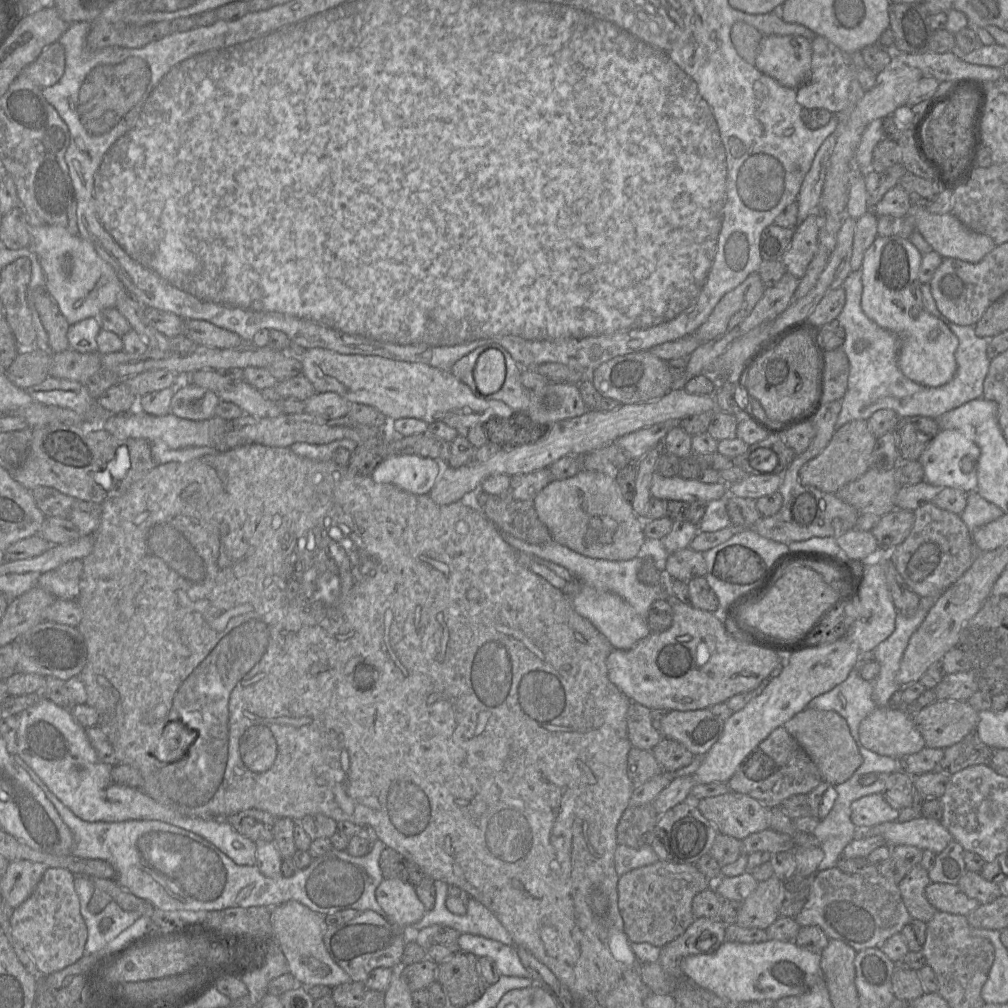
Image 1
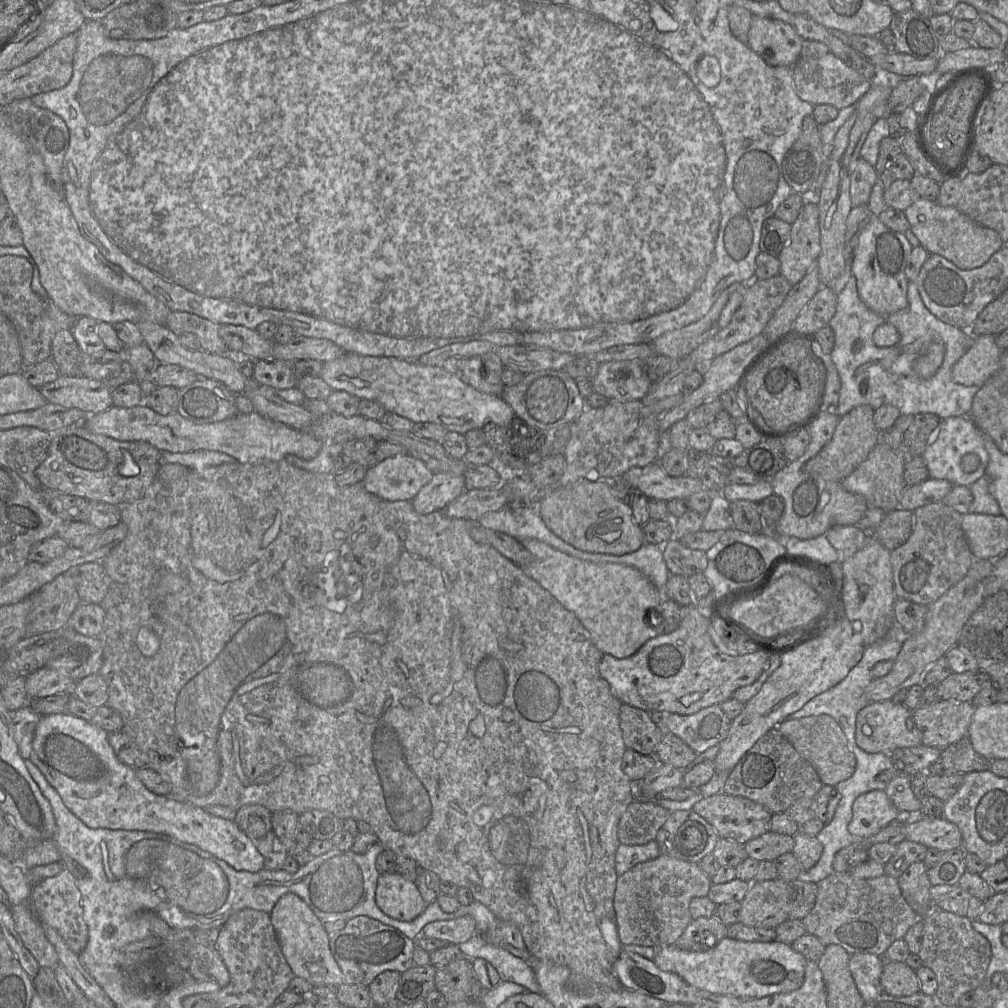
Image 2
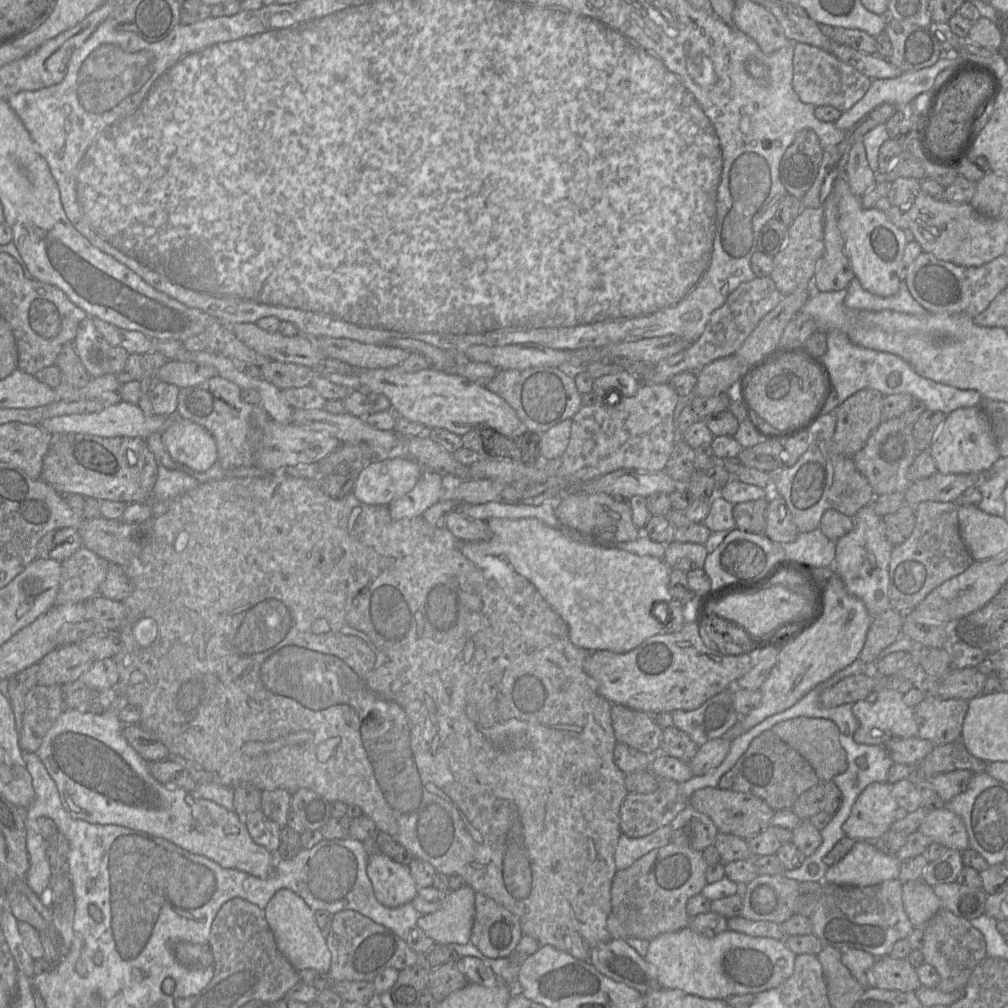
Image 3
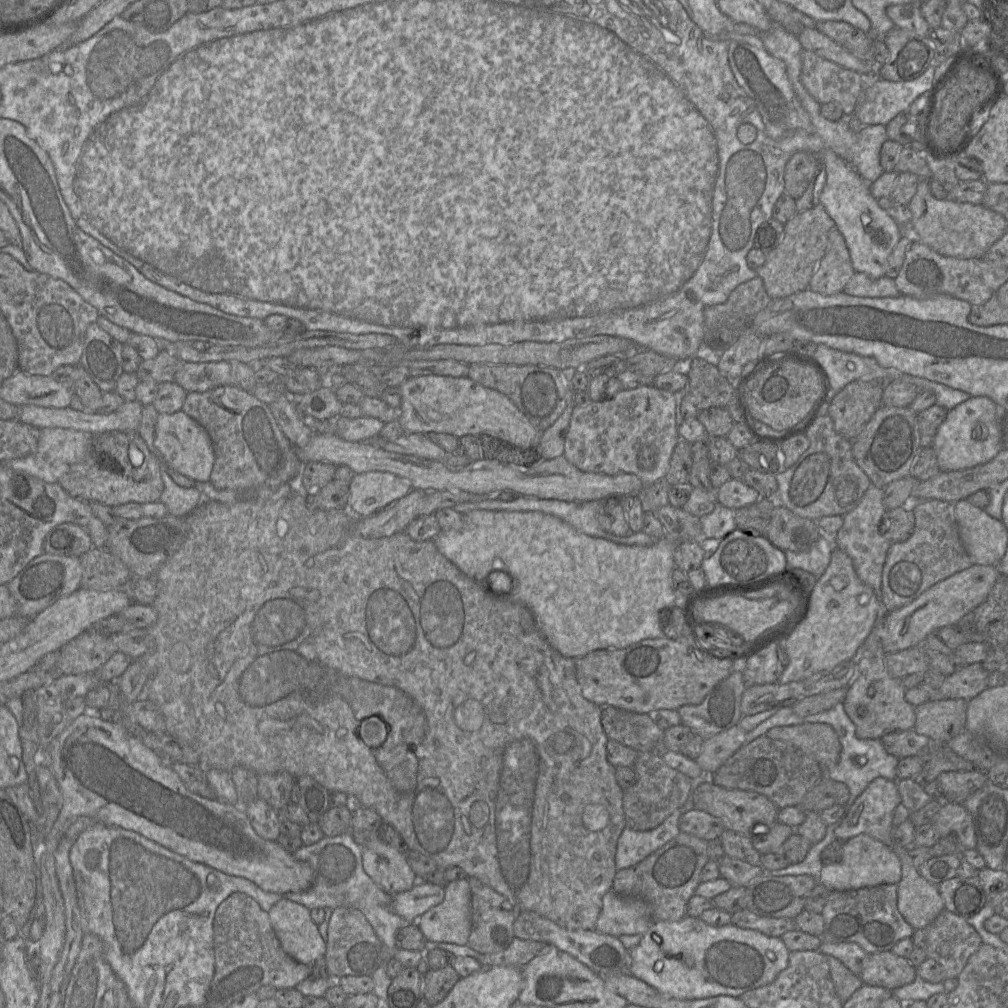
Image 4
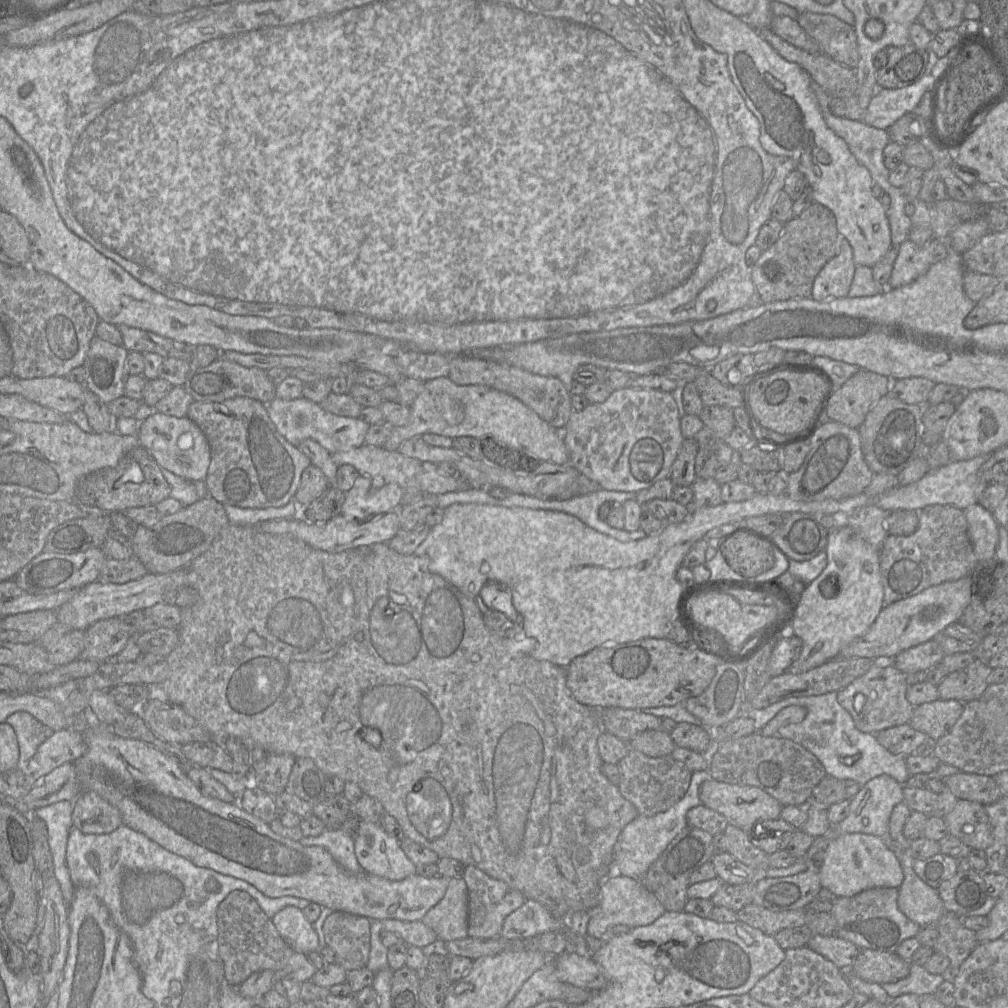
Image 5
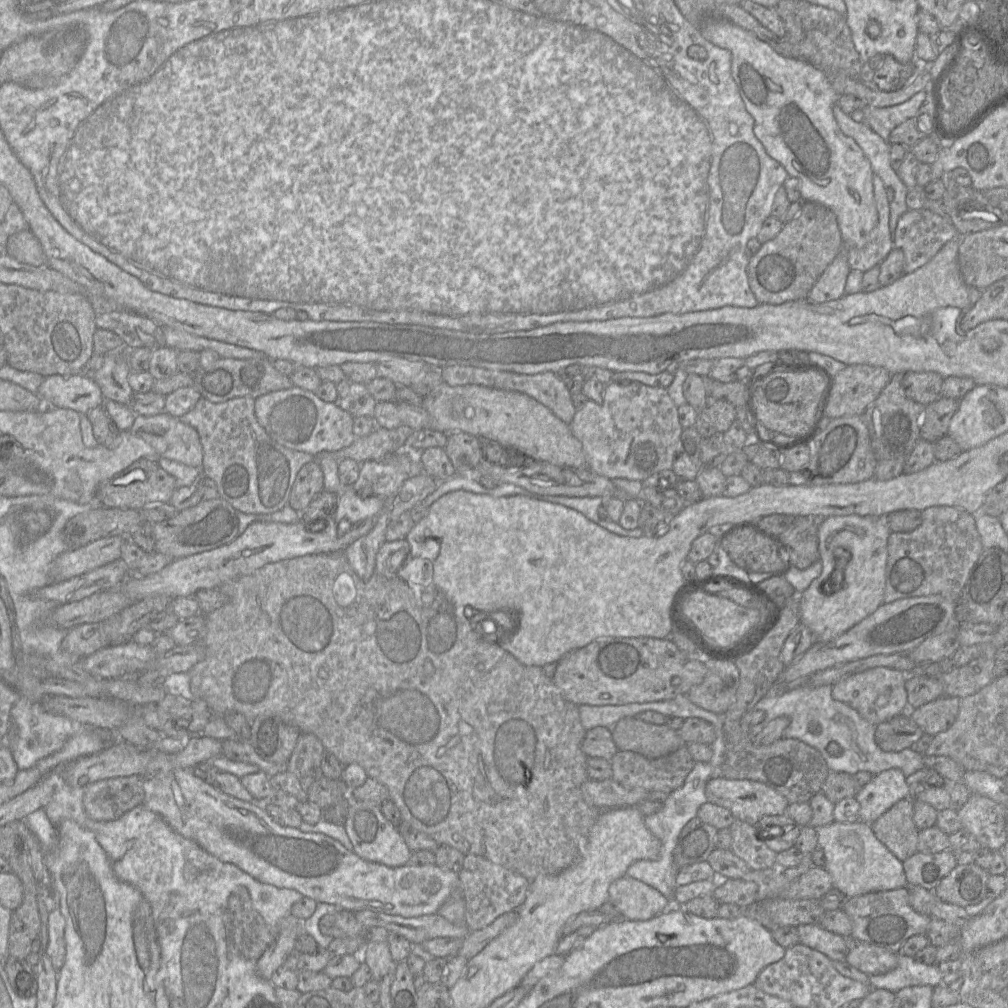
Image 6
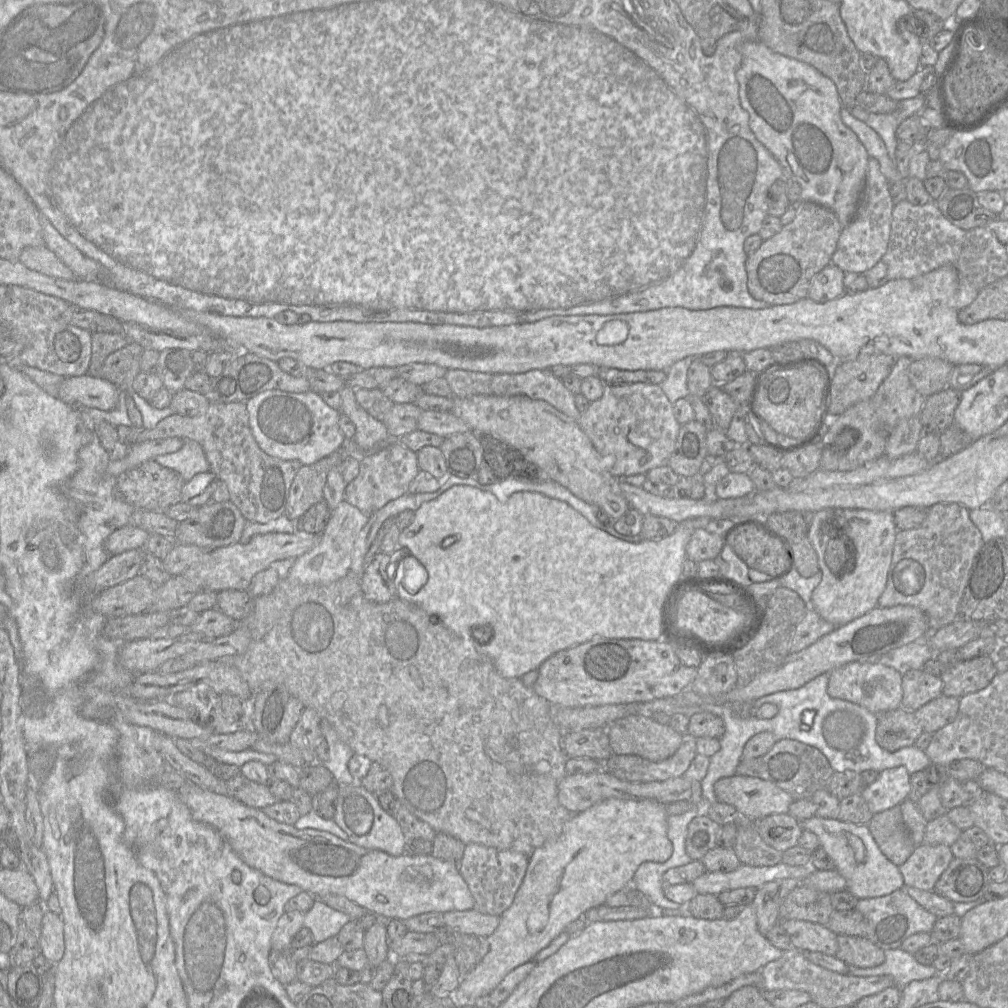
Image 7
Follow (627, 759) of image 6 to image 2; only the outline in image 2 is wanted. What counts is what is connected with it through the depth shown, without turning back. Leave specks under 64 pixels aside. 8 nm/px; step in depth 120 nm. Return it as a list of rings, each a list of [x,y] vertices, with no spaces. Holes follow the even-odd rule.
[[[634,800],[618,824],[618,838],[624,845],[644,845],[656,839],[670,812],[658,804]]]

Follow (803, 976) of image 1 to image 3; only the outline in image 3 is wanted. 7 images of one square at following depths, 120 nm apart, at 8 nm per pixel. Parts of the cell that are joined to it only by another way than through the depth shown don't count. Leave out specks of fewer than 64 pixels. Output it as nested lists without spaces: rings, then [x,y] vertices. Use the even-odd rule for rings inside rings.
[[[685,927],[652,939],[644,959],[656,969],[662,988],[677,989],[704,999],[727,1000],[735,995],[757,993],[777,987],[792,975],[796,956],[784,940],[753,937],[728,929],[708,938],[694,932],[690,927]]]

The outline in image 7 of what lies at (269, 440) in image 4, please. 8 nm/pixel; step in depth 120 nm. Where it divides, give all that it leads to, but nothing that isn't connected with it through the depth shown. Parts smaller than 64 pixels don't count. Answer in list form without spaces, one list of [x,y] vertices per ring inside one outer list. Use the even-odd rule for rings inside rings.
[[[211,402],[204,414],[195,417],[175,413],[160,421],[155,428],[141,431],[136,443],[173,437],[195,440],[202,446],[210,471],[226,484],[230,501],[245,519],[268,523],[284,514],[290,486],[303,465],[299,460],[272,457],[259,447],[249,425],[246,402]]]

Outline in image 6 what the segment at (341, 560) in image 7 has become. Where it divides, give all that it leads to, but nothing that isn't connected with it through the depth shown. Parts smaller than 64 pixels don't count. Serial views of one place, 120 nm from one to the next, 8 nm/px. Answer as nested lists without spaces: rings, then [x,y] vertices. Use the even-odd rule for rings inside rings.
[[[345,487],[339,493],[337,508],[332,515],[336,523],[346,519],[353,526],[362,523],[366,519],[375,518],[387,507],[390,499],[382,499],[377,496],[362,498],[353,489]]]

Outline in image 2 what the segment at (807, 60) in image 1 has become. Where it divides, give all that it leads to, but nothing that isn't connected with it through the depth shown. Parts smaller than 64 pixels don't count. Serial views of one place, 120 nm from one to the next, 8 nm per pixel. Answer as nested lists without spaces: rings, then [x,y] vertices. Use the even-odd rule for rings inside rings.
[[[753,15],[748,46],[769,66],[791,66],[798,60],[803,39],[791,24]]]

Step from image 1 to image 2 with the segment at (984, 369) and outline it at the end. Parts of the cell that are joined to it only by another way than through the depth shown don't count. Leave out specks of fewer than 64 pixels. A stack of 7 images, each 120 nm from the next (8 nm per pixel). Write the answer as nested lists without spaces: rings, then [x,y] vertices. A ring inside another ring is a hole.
[[[853,275],[837,295],[836,312],[828,324],[834,333],[834,347],[827,357],[835,365],[841,380],[840,397],[836,406],[839,417],[862,404],[875,410],[882,405],[892,405],[900,410],[901,415],[931,413],[941,420],[970,415],[973,399],[982,386],[955,383],[951,372],[955,363],[971,347],[974,336],[969,330],[957,328],[933,315],[923,303],[914,281],[908,281],[907,300],[905,309],[886,317],[878,315],[859,298],[857,280]],[[885,322],[898,330],[900,340],[891,347],[878,347],[873,341],[873,334]],[[933,341],[943,342],[944,359],[935,375],[923,379],[915,374],[913,363]],[[856,342],[861,342],[862,348],[854,352]],[[864,378],[869,380],[867,389],[862,389]]]

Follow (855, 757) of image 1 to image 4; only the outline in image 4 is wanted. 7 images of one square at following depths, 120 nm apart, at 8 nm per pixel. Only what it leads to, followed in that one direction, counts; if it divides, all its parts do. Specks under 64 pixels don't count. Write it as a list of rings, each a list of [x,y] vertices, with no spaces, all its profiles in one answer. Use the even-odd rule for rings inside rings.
[[[803,723],[791,726],[777,726],[766,735],[775,740],[793,744],[816,760],[824,775],[835,766],[841,754],[841,743],[836,731],[825,723]]]

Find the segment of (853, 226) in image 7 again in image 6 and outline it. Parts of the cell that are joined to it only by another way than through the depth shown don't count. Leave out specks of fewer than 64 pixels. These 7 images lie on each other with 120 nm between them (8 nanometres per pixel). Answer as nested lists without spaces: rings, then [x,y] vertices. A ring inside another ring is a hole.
[[[874,173],[873,190],[878,222],[871,231],[868,242],[861,248],[847,248],[848,263],[851,270],[866,272],[879,265],[894,248],[892,239],[895,235],[890,228],[890,202],[886,195],[886,186]]]

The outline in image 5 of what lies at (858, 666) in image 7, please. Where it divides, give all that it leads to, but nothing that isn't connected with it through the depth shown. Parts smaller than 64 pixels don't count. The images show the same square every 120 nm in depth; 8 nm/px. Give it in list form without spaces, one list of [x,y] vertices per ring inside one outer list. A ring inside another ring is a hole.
[[[872,660],[874,665],[864,675],[837,692],[837,701],[850,713],[858,730],[876,734],[890,727],[908,724],[914,706],[906,697],[906,675],[898,670],[892,661]]]

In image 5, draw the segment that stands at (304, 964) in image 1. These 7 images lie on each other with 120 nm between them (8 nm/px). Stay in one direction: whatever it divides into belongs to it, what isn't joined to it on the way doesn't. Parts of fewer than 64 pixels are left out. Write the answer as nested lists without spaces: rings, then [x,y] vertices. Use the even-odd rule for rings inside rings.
[[[286,906],[278,911],[271,920],[281,937],[295,951],[306,954],[318,950],[318,935],[301,909]]]

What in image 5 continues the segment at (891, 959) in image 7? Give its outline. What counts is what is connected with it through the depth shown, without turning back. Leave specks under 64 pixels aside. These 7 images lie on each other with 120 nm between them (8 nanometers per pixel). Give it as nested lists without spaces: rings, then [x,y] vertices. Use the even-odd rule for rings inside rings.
[[[910,963],[910,973],[907,977],[893,983],[882,984],[883,989],[891,999],[900,995],[913,993],[919,996],[936,992],[944,982],[943,975],[932,974],[925,967]]]

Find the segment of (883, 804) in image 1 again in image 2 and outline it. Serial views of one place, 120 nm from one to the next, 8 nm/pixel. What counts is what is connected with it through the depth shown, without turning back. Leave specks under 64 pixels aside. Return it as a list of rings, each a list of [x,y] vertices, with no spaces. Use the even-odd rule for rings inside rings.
[[[884,790],[861,794],[853,803],[848,831],[855,839],[867,839],[896,822],[898,811]]]

